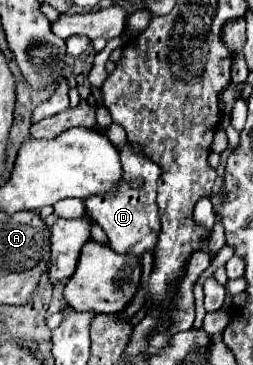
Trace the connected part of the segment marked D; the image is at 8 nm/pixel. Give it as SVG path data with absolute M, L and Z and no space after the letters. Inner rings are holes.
M124 144L120 148L122 154L122 168L124 168L124 182L116 196L90 196L86 204L86 214L102 226L110 240L110 248L118 254L130 254L138 260L146 252L154 252L160 234L160 218L156 210L156 188L158 178L162 176L162 168L152 162L148 156L138 156L130 152L130 146ZM140 234L140 238L138 238Z

